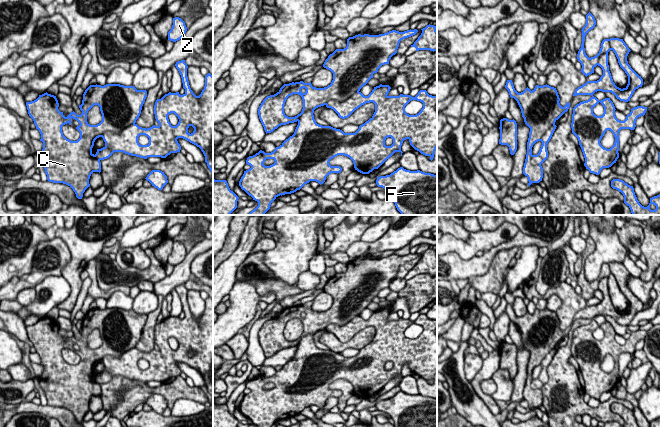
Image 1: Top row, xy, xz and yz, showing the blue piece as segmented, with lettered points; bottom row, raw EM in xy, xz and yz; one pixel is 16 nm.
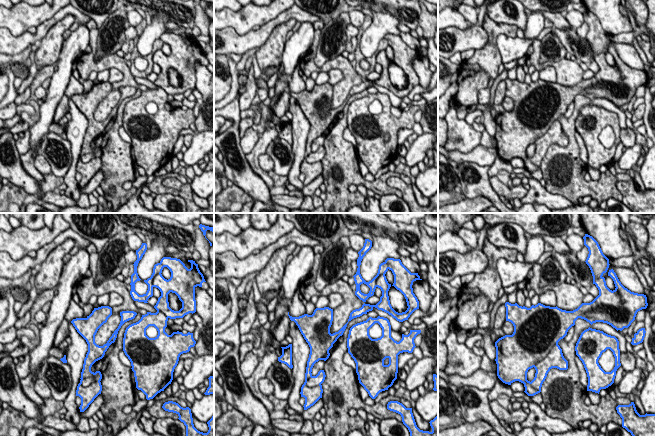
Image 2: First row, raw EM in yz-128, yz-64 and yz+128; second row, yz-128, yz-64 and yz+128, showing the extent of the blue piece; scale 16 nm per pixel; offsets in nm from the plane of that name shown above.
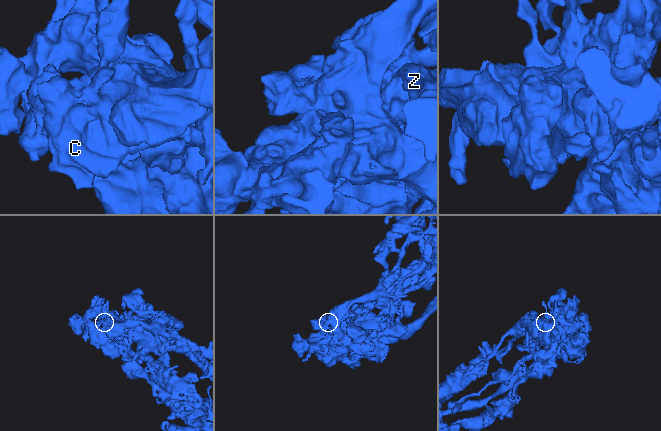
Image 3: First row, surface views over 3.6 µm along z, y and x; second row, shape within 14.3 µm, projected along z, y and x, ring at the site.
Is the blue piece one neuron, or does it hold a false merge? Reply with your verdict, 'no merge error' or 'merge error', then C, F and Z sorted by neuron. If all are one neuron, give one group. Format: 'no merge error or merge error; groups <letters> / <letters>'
merge error; groups C F / Z

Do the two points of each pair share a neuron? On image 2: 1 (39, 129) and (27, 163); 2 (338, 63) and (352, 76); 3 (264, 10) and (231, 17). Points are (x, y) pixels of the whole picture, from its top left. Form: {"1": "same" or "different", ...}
{"1": "different", "2": "same", "3": "same"}

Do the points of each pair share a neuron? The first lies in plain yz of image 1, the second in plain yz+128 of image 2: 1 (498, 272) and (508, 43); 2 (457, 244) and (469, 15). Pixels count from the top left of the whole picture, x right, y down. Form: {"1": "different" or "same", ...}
{"1": "different", "2": "different"}

